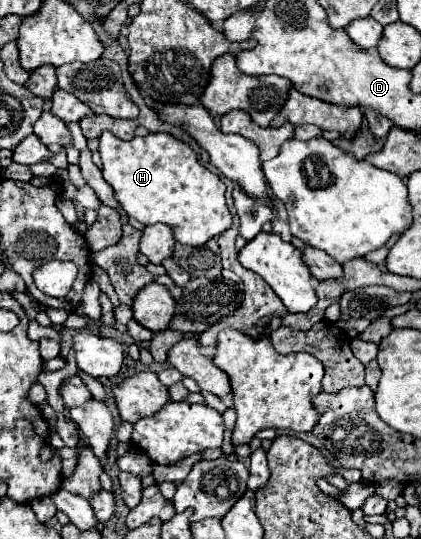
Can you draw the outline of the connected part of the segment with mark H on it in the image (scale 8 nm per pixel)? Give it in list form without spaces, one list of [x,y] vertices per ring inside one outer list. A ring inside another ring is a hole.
[[[102,132],[100,156],[104,180],[112,186],[120,208],[130,218],[146,226],[162,222],[172,228],[176,242],[188,246],[202,246],[230,228],[232,216],[224,198],[224,182],[204,168],[194,150],[178,138],[148,134],[122,142],[112,132]]]

